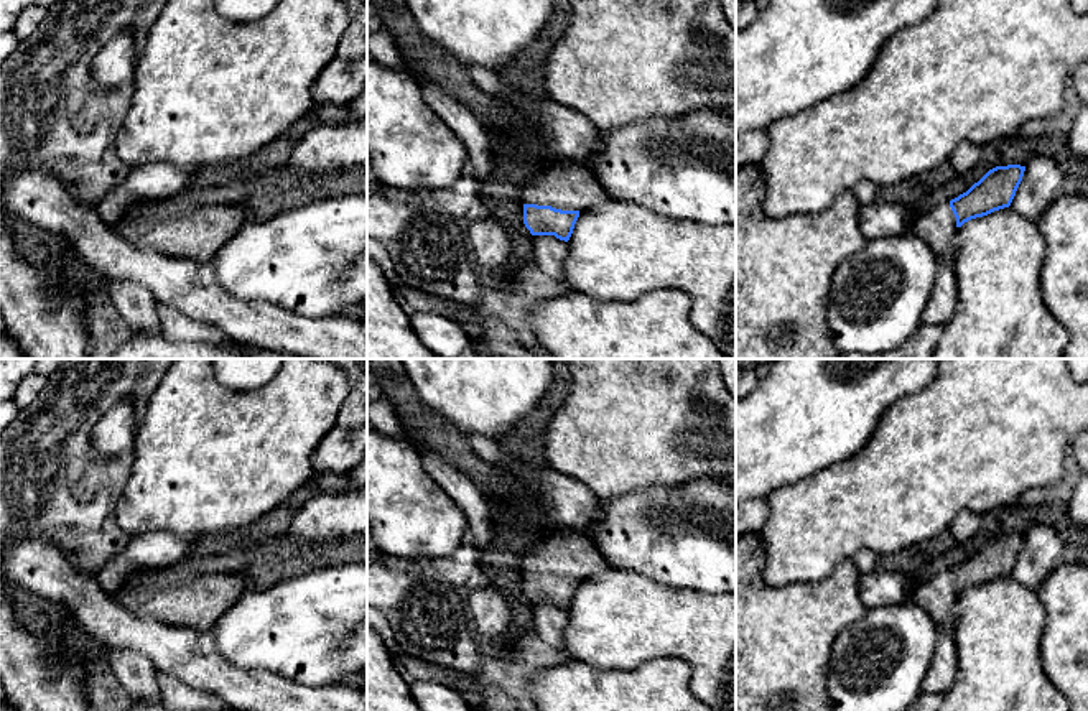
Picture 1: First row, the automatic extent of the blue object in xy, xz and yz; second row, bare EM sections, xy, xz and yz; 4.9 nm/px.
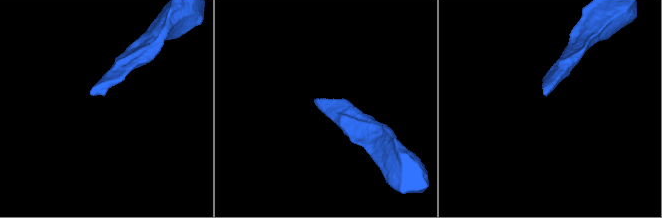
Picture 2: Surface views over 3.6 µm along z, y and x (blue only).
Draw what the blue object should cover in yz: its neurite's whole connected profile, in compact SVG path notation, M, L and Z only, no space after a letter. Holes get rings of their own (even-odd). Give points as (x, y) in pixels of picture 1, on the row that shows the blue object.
M1007 165L989 170L966 193L950 202L938 202L910 217L907 230L922 239L942 260L951 260L956 229L965 222L1009 207L1022 181L1025 166Z

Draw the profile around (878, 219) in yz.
M876 199L874 202L859 207L858 222L866 242L895 237L907 230L910 212L900 204Z

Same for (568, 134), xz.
M528 99L523 112L551 155L583 161L601 150L602 130L583 114L553 100Z

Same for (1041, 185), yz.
M1035 156L1025 165L1022 181L1011 202L1011 209L1037 222L1058 198L1065 174L1050 156Z

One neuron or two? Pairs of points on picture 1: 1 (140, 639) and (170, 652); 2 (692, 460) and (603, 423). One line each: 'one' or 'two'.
1: one
2: one

